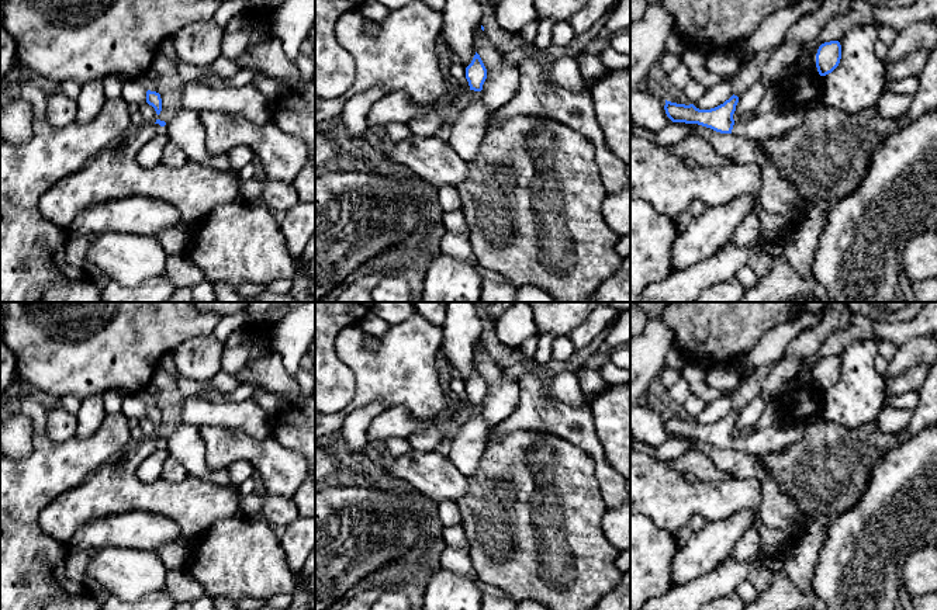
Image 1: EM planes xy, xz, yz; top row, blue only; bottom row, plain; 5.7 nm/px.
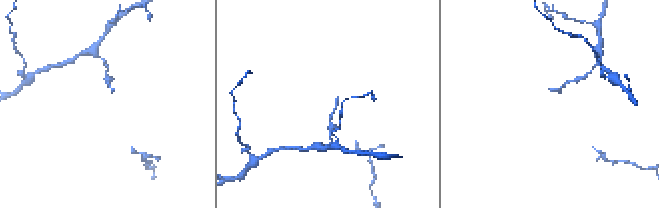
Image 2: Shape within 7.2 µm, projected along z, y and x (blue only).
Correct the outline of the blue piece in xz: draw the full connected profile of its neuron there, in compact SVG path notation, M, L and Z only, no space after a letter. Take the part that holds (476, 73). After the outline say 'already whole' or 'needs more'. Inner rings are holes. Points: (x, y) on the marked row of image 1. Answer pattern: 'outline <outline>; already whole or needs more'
outline M476 52L471 63L466 67L466 79L470 91L463 101L463 111L453 122L449 143L464 162L477 156L481 139L487 129L488 111L483 103L483 84L487 79L487 69Z; needs more

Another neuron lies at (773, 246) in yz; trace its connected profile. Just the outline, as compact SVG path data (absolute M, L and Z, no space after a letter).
M761 235L757 247L775 257L784 252L785 239L770 239Z

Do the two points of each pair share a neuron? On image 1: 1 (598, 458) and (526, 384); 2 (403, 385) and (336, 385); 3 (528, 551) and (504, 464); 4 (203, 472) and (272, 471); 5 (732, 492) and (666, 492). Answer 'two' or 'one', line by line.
1: one
2: two
3: one
4: two
5: one

